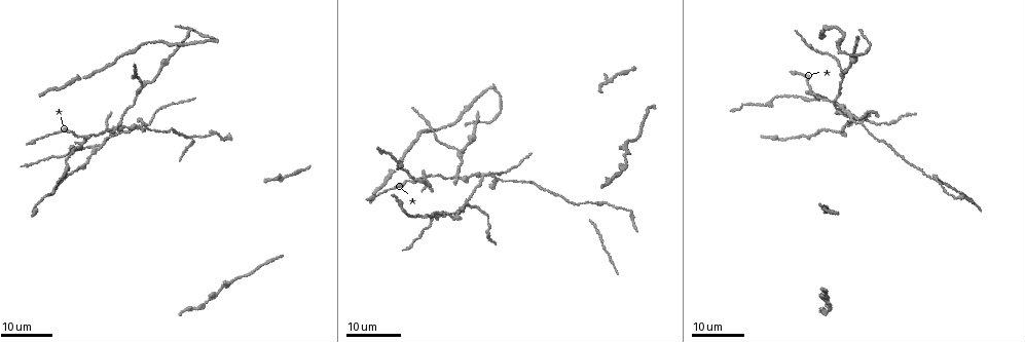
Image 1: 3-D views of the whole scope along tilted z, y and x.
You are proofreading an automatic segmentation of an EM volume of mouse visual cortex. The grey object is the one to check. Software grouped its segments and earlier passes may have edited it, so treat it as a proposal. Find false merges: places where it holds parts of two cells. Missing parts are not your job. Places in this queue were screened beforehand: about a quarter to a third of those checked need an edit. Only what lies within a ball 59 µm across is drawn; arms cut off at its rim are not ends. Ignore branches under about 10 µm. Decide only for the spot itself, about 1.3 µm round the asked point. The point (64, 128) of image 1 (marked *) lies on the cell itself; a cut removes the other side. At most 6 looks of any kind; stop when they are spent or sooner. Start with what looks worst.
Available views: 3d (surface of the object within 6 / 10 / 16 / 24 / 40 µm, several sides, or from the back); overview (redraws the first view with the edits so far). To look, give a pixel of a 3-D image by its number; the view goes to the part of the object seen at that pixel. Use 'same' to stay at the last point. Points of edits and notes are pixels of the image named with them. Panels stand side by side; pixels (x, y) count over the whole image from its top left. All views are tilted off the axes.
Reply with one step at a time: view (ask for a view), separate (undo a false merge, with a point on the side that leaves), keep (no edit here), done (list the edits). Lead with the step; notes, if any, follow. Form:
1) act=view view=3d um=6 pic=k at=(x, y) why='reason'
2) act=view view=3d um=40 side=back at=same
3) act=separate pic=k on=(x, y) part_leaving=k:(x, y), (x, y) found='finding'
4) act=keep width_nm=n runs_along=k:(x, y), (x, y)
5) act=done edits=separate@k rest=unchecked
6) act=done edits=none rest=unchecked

act=view view=3d um=24 pic=1 at=(457, 177) why='looks like a crossing'

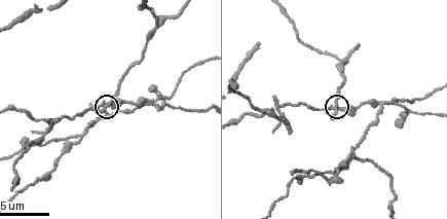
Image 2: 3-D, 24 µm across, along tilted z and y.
act=view view=3d um=6 pic=2 at=(108, 104)

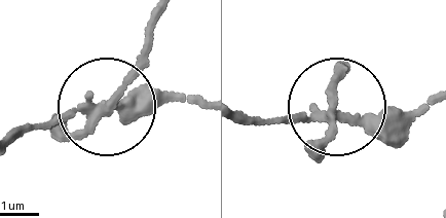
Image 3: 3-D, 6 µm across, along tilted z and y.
act=separate pic=3 on=(133, 72) width_nm=210 part_leaving=3:(95, 115), (116, 94), (159, 8) found='two cells meet here'

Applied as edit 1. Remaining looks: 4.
act=view view=3d um=10 pic=2 at=(278, 112)

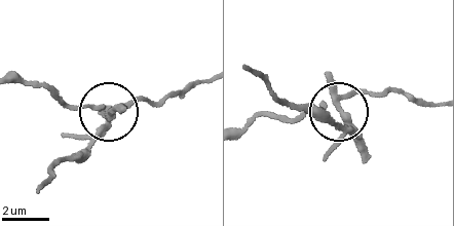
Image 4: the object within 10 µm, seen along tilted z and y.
act=separate pic=4 on=(355, 126) side_arm_um=22 found='two cells meet here'

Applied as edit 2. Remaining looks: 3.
act=view view=3d um=16 pic=2 at=(381, 106) why='arms run side by side'

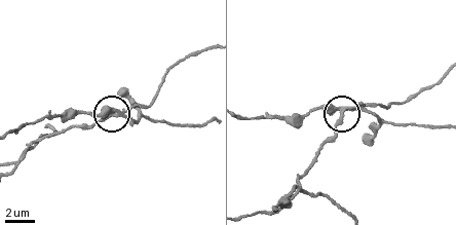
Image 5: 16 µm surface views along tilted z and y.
act=separate pic=5 on=(336, 124) width_nm=260 part_leaving=5:(347, 109), (278, 207) found='two cells meet here'

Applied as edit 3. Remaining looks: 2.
act=done edits=separate@3,separate@4,separate@5 rest=unchecked

